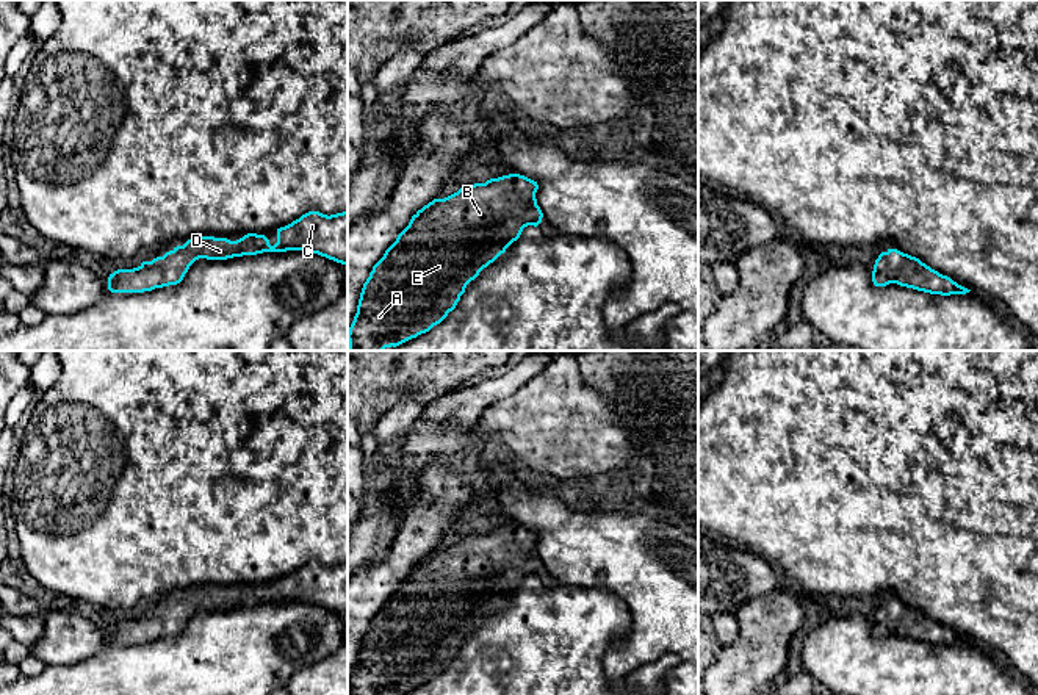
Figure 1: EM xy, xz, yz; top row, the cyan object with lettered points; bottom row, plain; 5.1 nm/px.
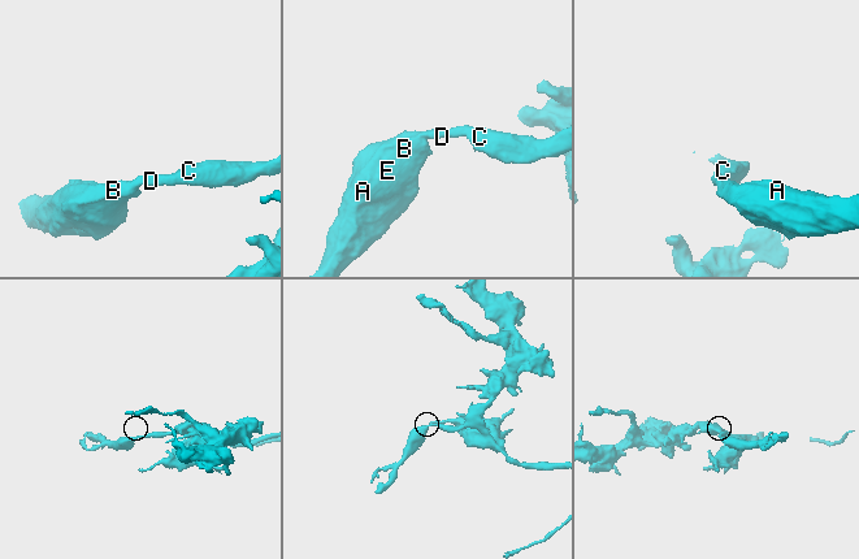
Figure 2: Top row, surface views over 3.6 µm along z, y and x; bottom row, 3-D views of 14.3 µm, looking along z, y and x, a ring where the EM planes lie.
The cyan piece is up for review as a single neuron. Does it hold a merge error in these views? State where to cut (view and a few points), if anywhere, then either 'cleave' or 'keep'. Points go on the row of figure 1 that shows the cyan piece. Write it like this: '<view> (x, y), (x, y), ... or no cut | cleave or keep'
no cut | keep

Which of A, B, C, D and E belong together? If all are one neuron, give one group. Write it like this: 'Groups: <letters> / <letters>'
Groups: A B C D E

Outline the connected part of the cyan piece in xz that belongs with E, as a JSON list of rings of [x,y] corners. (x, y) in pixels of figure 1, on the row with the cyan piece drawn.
[[[509,174],[465,185],[418,210],[363,283],[348,332],[349,351],[396,348],[440,324],[456,308],[467,285],[504,254],[524,227],[542,222],[537,189],[537,182]]]

